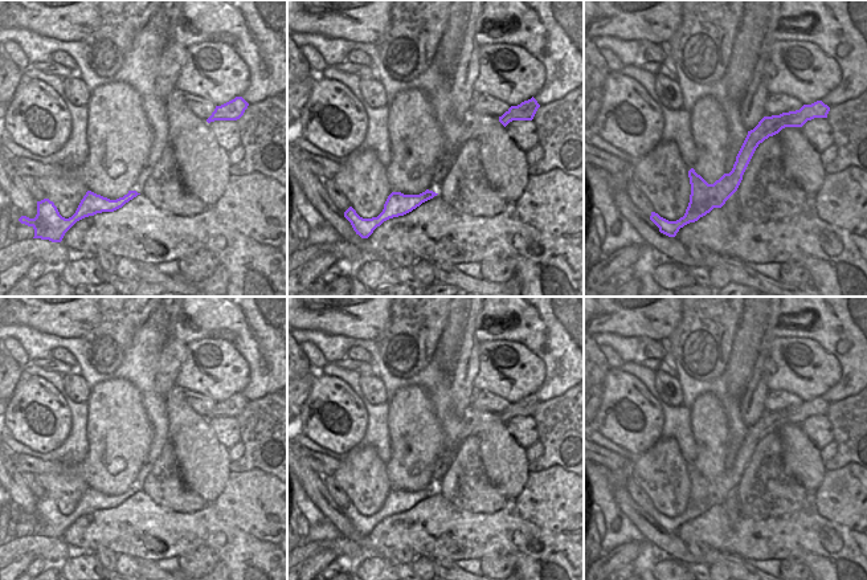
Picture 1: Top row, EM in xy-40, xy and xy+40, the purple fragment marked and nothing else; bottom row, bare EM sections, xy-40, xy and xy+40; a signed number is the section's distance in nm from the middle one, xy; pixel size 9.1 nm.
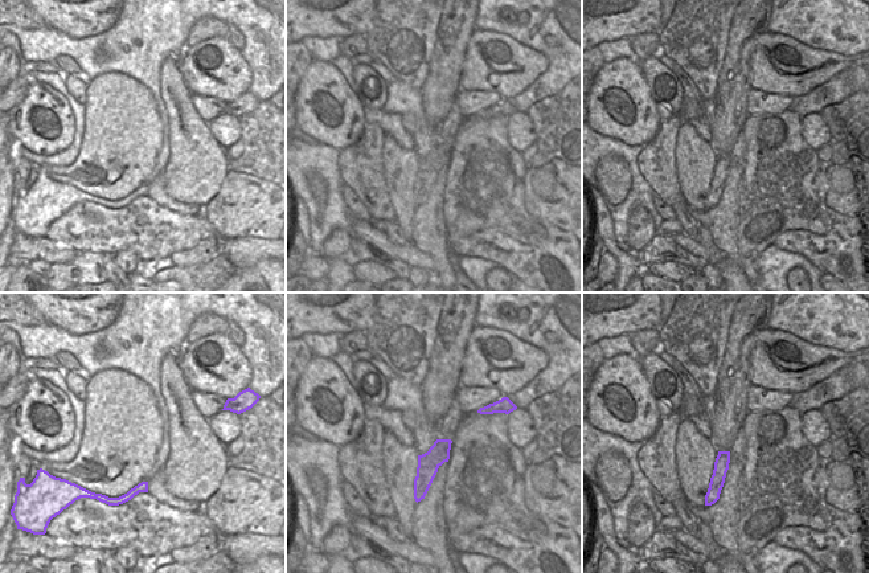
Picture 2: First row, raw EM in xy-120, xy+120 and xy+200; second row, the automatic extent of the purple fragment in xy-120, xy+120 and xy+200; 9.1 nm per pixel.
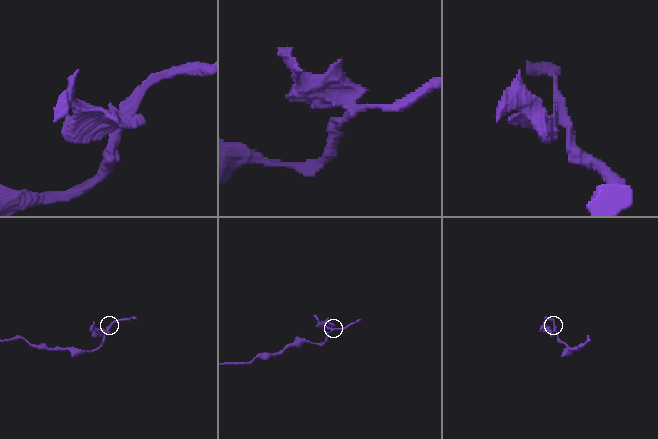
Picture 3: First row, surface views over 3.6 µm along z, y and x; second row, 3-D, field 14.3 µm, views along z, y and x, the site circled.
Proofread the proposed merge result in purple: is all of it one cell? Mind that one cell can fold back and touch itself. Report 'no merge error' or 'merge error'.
merge error

